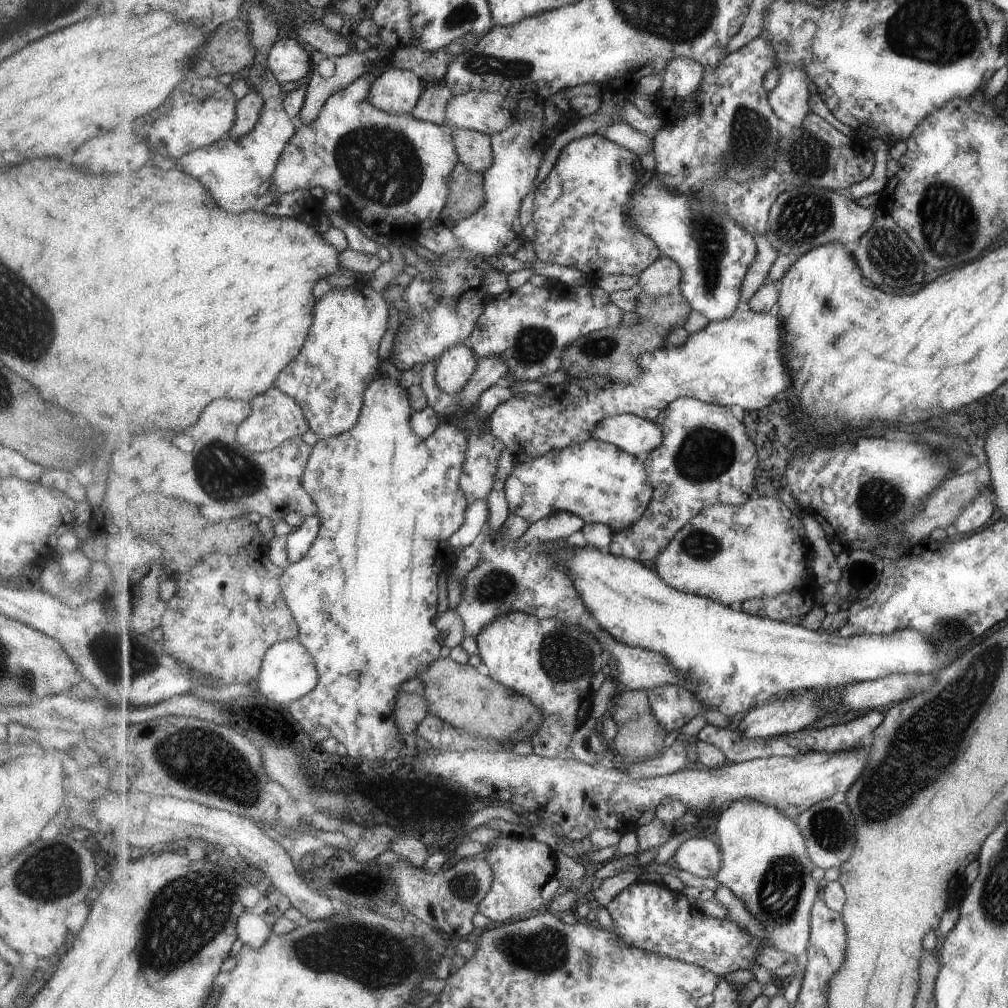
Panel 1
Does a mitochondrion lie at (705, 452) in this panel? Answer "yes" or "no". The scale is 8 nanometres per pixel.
yes

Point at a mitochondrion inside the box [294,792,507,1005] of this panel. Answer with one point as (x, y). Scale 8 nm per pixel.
(465, 886)

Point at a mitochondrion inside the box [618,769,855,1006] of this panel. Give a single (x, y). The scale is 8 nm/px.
(780, 890)

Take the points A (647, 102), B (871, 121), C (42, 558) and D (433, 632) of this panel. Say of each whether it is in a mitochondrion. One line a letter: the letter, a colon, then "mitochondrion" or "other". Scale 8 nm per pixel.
A: other
B: other
C: other
D: other

